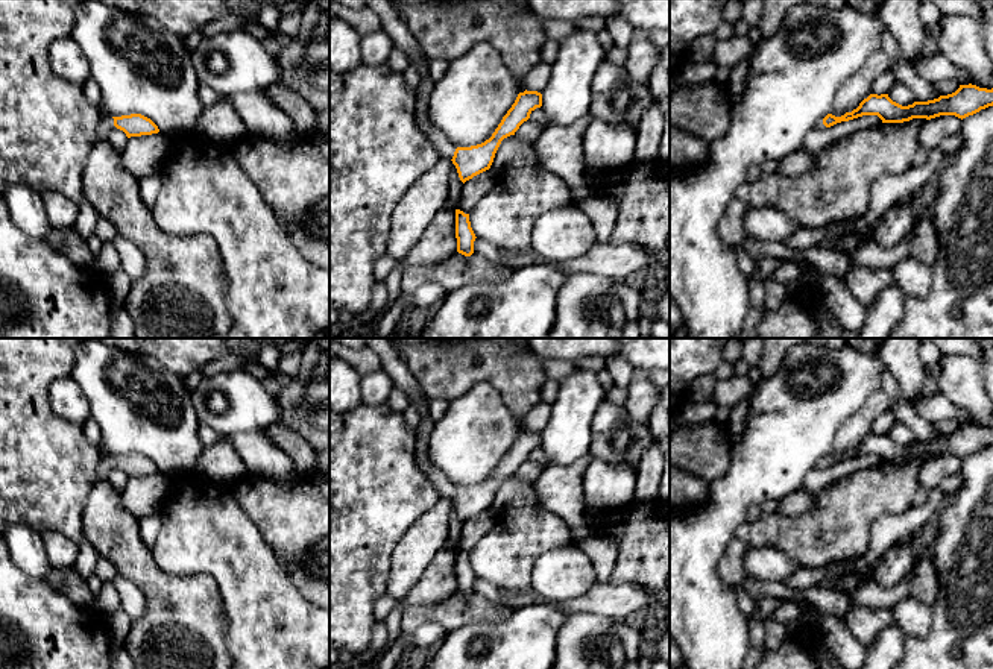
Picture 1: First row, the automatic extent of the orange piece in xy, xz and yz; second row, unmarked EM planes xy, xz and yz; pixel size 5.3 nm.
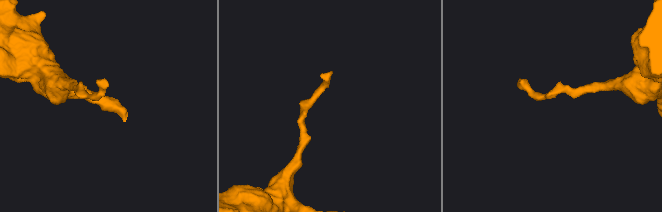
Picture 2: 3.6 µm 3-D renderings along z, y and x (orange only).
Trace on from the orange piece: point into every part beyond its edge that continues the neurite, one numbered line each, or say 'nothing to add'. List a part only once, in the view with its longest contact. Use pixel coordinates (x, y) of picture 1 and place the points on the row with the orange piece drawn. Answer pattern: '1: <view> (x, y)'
1: xz (445, 149)

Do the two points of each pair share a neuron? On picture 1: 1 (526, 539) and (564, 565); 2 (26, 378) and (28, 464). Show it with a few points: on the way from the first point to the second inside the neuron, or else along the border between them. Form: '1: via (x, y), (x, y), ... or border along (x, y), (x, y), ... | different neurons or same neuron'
1: border along (571, 543), (551, 548), (536, 560), (532, 586) | different neurons
2: via (26, 399), (26, 443) | same neuron

